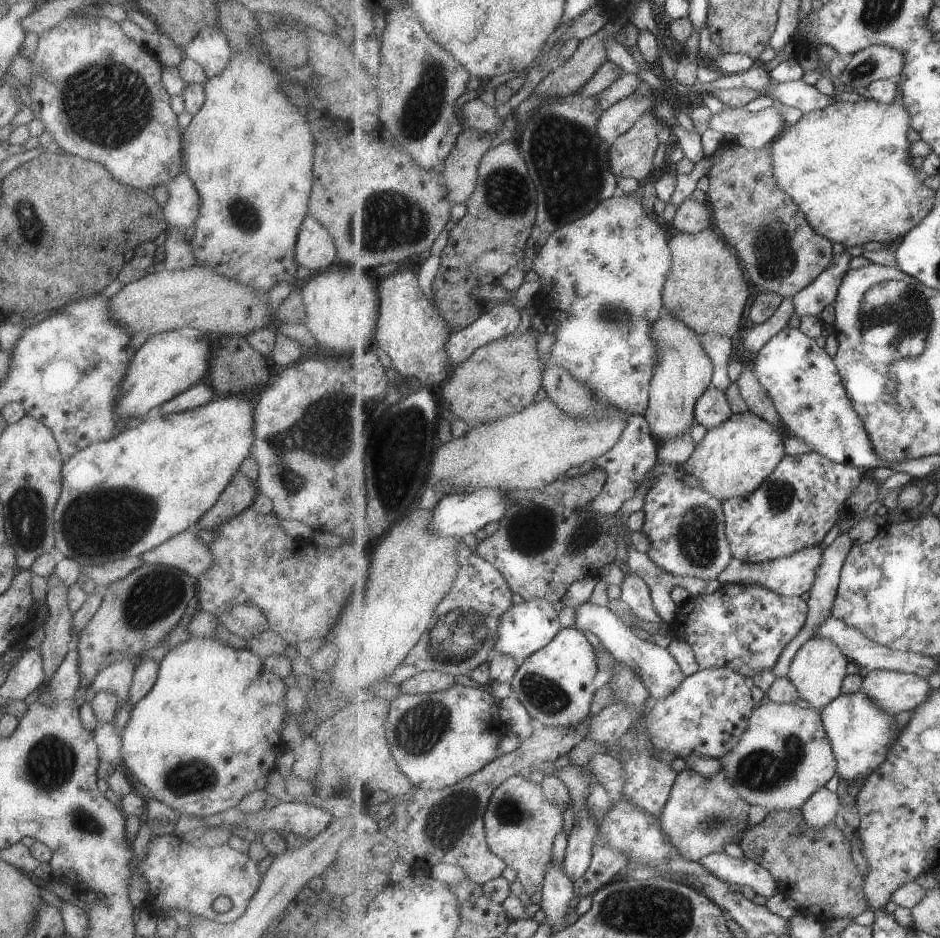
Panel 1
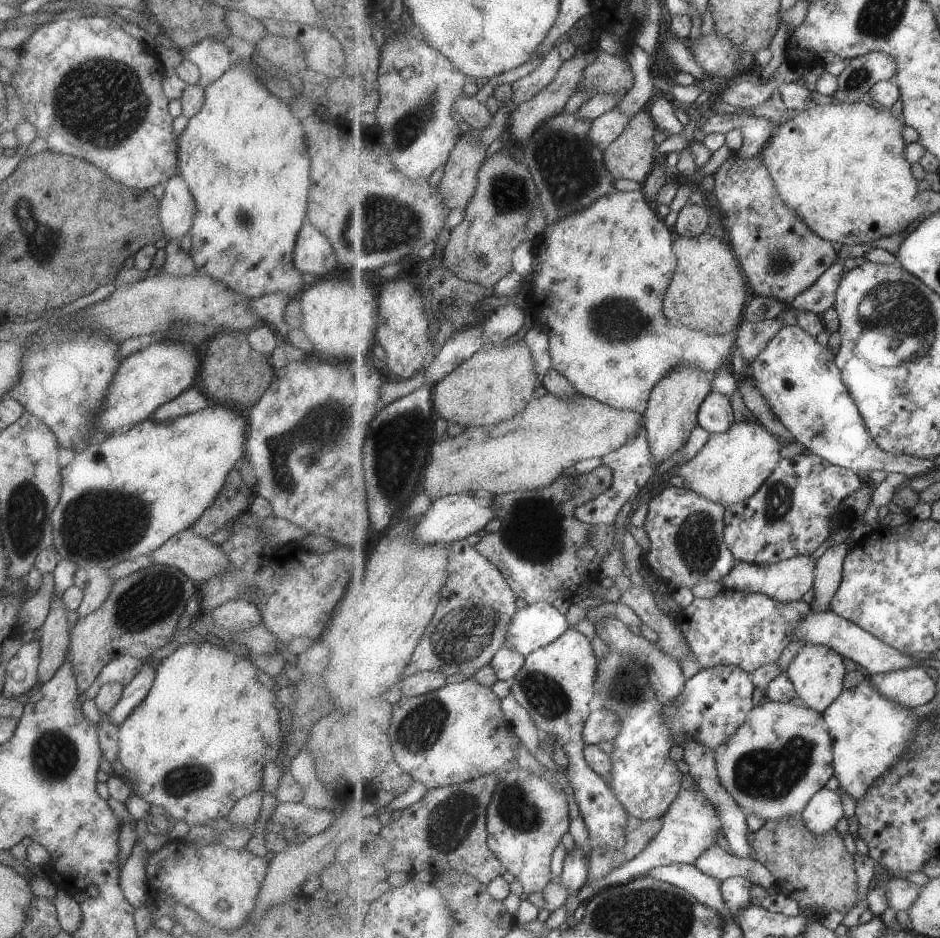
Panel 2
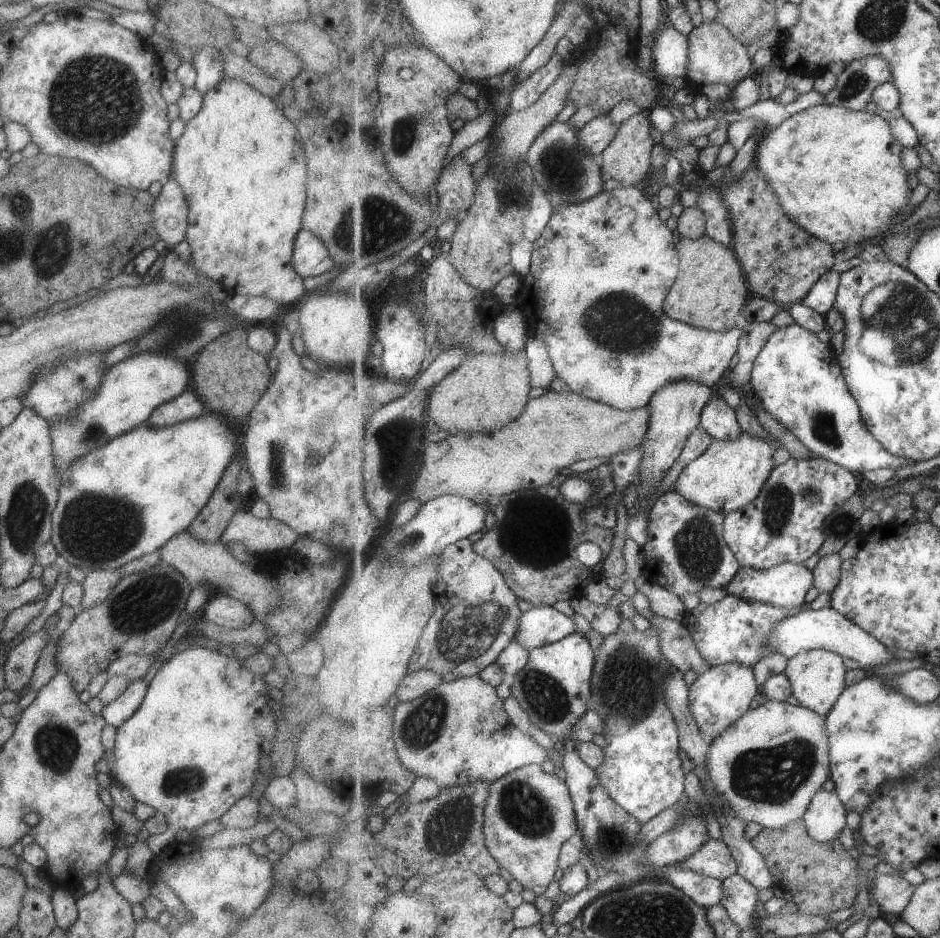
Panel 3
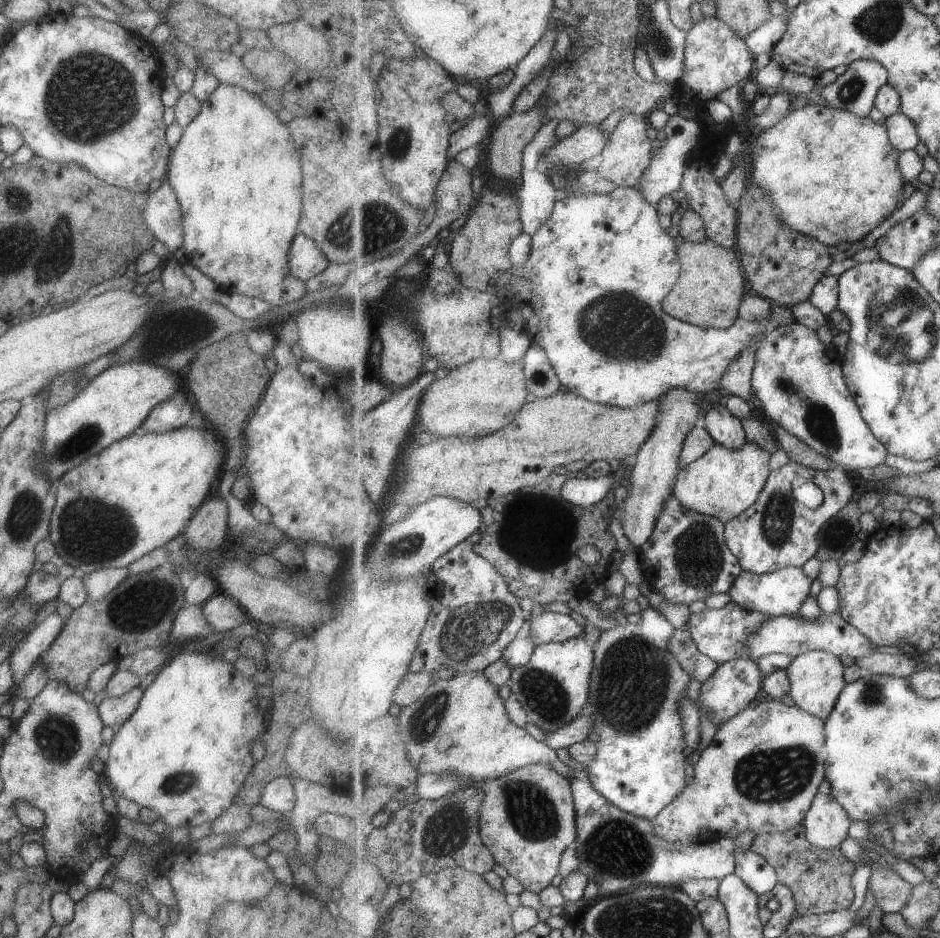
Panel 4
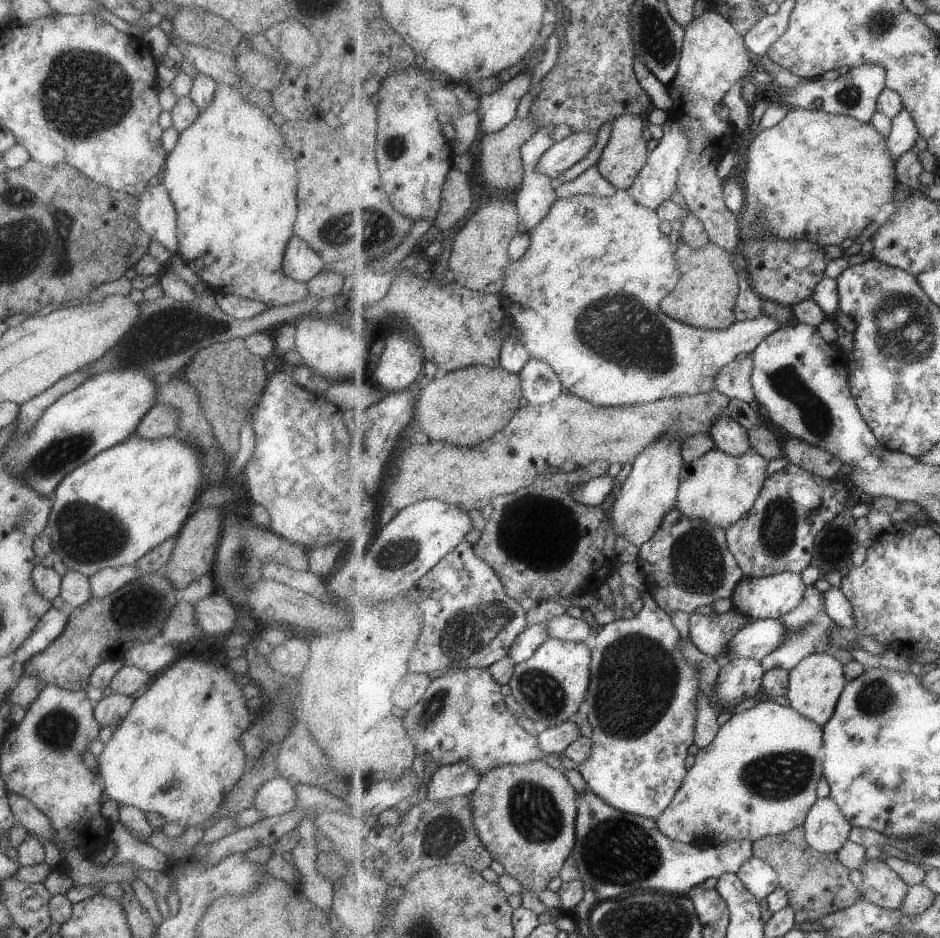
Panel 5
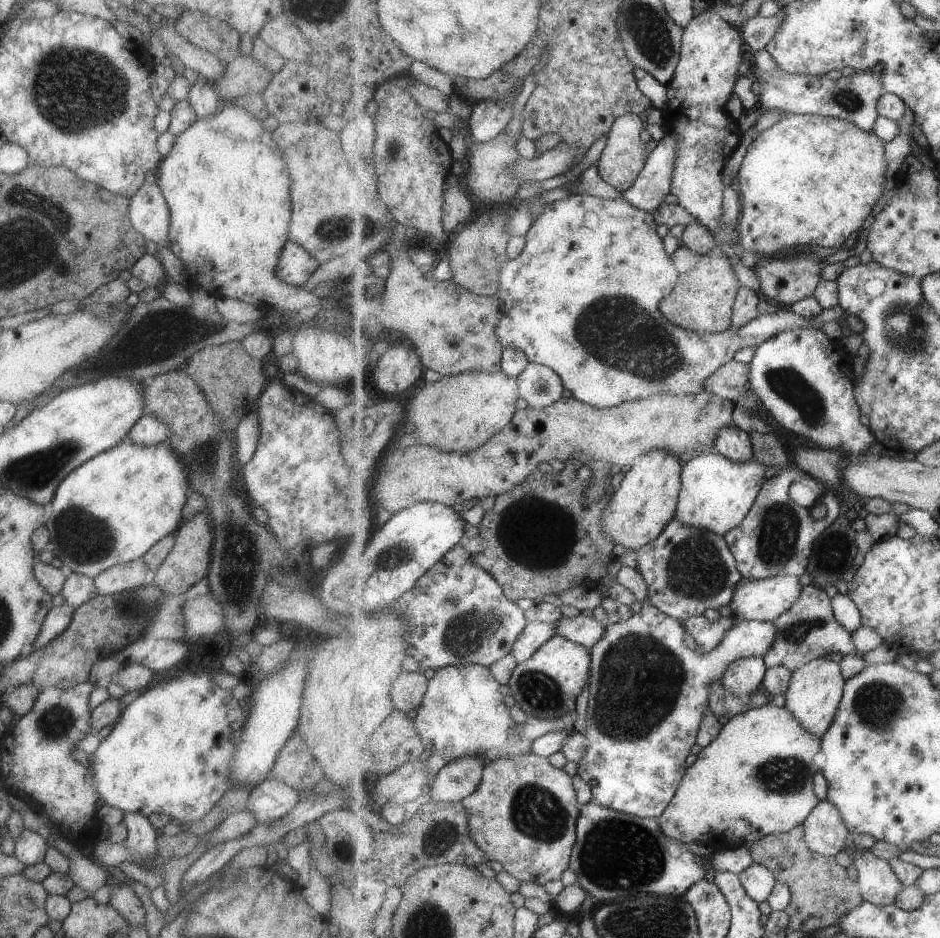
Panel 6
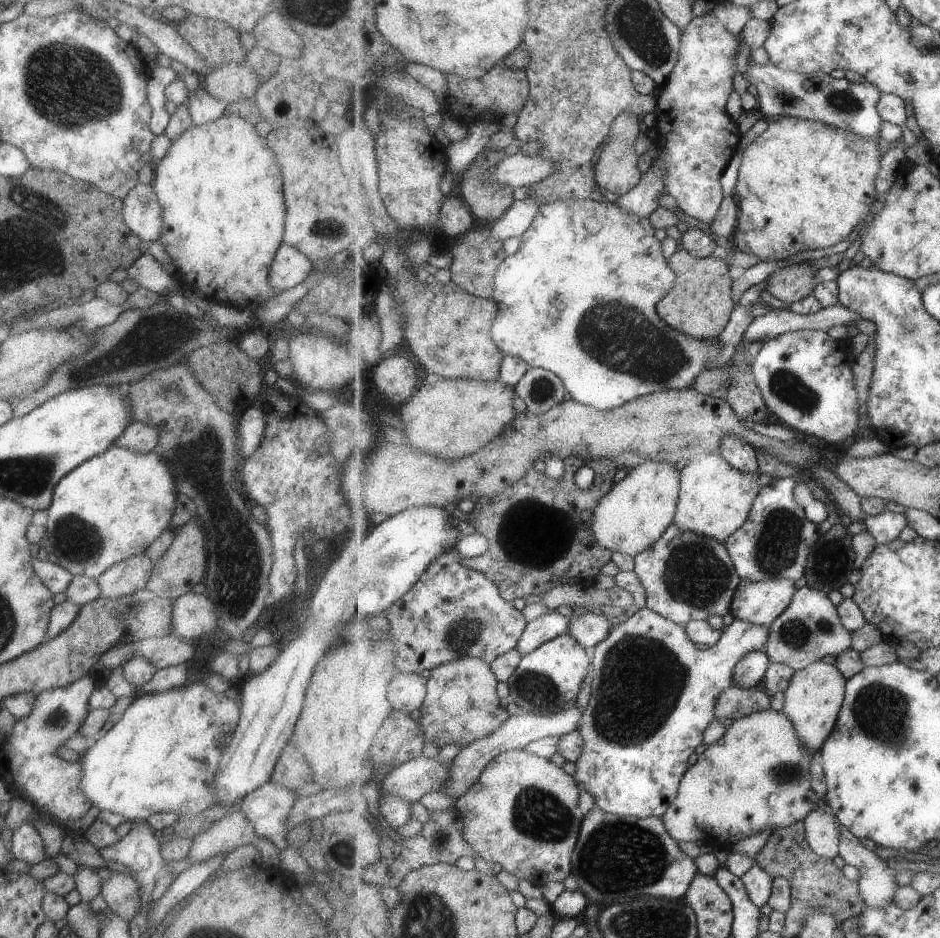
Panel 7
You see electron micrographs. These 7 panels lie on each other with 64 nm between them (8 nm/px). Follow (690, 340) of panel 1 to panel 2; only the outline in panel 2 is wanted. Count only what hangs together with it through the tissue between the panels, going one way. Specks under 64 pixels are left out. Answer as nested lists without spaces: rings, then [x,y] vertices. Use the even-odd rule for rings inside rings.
[[[680,367],[664,380],[657,384],[650,397],[650,404],[645,416],[645,428],[647,437],[653,454],[655,465],[660,465],[665,460],[669,460],[677,450],[680,450],[693,428],[700,425],[699,416],[701,406],[711,396],[711,380],[706,373],[699,371],[696,367]]]

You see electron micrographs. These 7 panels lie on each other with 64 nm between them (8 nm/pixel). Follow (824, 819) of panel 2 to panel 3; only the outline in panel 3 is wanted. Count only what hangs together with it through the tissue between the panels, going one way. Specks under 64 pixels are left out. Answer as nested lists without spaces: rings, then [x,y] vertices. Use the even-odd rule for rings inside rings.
[[[821,790],[803,820],[816,842],[838,840],[847,826],[847,808],[834,791]]]

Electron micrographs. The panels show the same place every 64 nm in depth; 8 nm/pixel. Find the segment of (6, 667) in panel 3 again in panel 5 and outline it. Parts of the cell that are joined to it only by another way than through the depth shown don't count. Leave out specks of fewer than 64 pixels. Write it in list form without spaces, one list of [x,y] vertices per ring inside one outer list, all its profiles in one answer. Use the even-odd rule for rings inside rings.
[[[48,609],[44,616],[33,628],[32,634],[26,639],[20,648],[13,652],[16,670],[20,669],[30,657],[42,652],[47,646],[56,640],[65,630],[68,620],[68,609]]]

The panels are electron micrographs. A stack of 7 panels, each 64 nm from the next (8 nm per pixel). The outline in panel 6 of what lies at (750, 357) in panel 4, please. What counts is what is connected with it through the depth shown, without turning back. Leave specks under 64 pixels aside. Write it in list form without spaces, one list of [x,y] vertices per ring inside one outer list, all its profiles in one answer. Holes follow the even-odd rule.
[[[730,361],[704,381],[704,391],[735,402],[747,393],[750,371],[750,364]]]

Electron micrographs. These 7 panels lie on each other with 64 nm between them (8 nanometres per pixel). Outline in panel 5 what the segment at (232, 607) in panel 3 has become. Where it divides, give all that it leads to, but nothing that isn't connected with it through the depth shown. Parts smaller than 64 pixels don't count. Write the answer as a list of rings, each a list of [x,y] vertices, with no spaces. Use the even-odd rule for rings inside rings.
[[[219,592],[195,602],[193,605],[193,621],[199,632],[214,635],[236,630],[236,615],[231,603]]]

